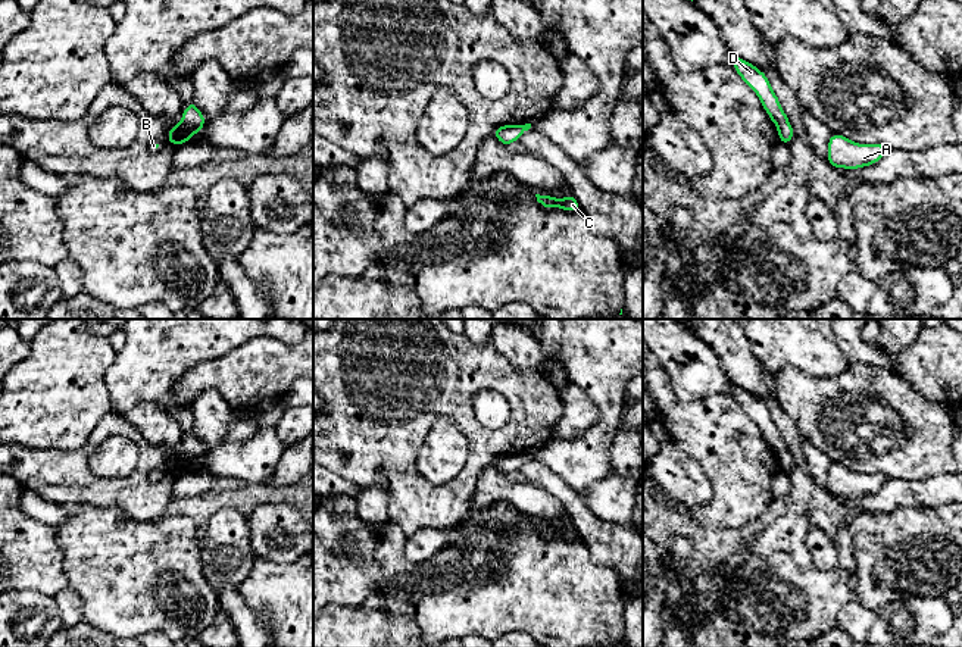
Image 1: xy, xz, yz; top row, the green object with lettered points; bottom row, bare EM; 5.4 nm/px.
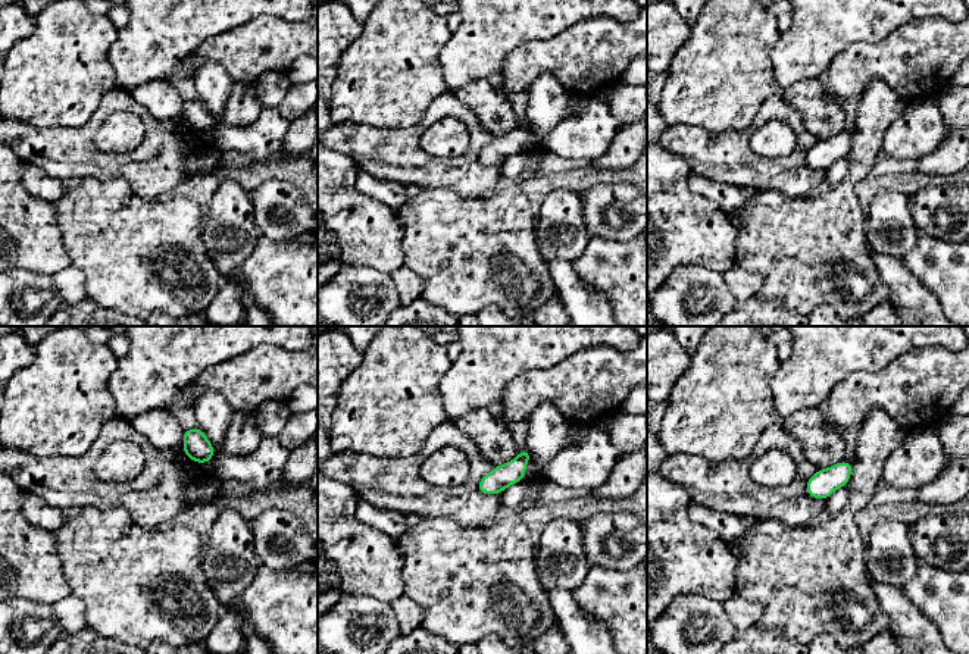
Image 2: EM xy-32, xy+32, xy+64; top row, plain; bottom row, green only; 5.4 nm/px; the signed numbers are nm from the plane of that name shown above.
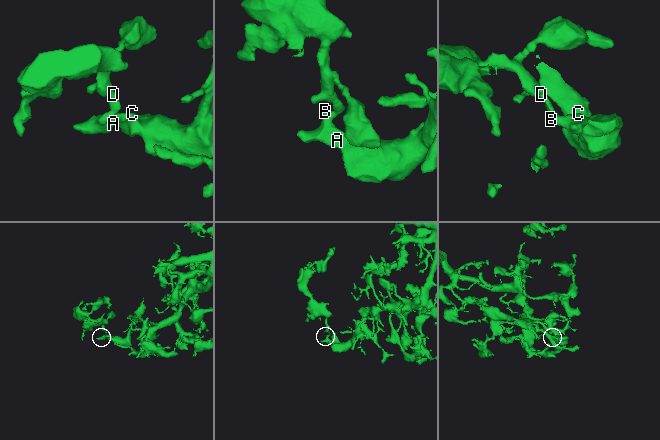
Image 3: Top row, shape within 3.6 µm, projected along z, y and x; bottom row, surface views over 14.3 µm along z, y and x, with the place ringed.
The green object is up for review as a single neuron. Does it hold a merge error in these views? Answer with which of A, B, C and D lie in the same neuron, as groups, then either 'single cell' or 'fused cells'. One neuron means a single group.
A B C D | single cell

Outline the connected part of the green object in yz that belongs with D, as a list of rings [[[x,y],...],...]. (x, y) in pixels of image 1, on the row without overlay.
[[[734,381],[731,382],[731,387],[733,397],[738,401],[741,409],[758,423],[763,438],[769,444],[771,450],[777,454],[780,471],[790,473],[794,460],[788,451],[787,444],[780,437],[780,429],[775,425],[766,404],[752,393],[744,391]]]

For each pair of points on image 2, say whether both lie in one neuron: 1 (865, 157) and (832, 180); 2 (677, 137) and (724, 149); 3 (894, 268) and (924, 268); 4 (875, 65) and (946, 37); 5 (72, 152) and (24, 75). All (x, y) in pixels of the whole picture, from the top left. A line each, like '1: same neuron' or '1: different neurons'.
1: different neurons
2: same neuron
3: different neurons
4: same neuron
5: different neurons

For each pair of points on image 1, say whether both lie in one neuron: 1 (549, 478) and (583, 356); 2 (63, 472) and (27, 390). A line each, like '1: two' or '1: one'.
1: two
2: two

